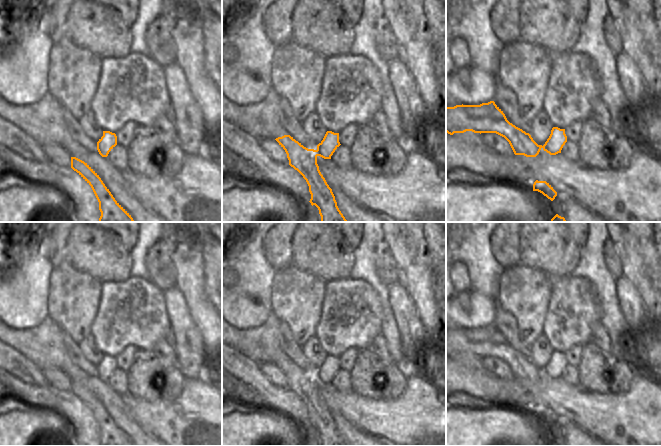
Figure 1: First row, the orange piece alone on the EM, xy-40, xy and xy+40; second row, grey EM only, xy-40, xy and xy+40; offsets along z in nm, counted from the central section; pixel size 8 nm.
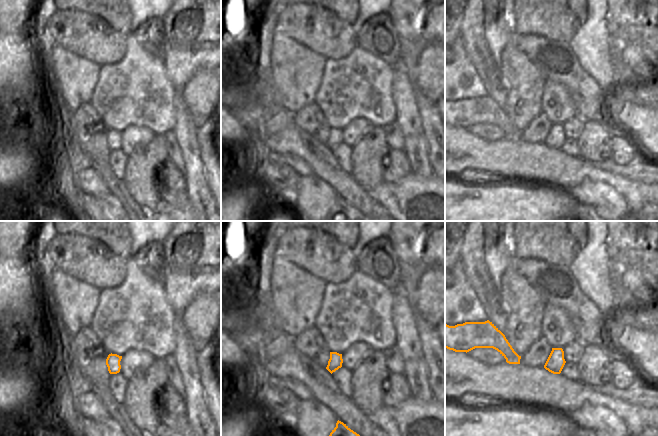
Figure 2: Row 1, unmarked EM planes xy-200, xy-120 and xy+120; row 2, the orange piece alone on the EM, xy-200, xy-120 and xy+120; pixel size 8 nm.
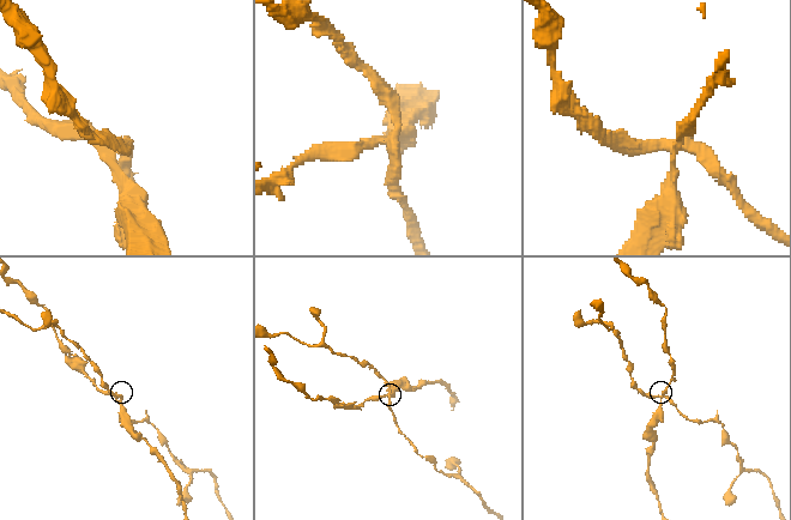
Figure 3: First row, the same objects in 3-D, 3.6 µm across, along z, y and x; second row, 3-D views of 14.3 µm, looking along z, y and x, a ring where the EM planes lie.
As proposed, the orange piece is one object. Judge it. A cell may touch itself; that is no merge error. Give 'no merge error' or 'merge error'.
merge error

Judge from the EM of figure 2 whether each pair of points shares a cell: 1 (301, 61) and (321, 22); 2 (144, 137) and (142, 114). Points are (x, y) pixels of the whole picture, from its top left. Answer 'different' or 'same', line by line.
1: different
2: different

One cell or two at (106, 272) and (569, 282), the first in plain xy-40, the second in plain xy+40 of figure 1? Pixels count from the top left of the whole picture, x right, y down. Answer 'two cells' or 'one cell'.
two cells

